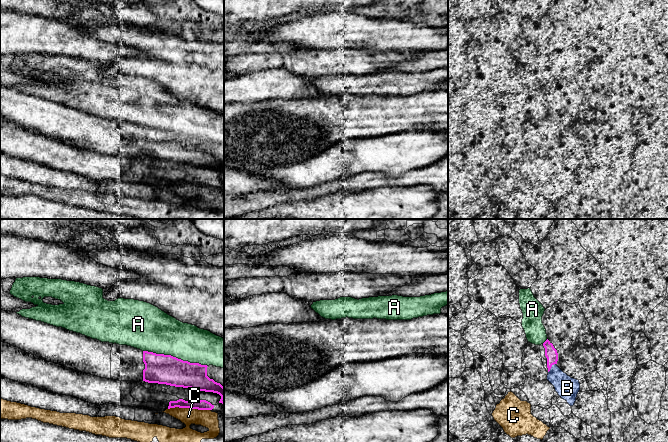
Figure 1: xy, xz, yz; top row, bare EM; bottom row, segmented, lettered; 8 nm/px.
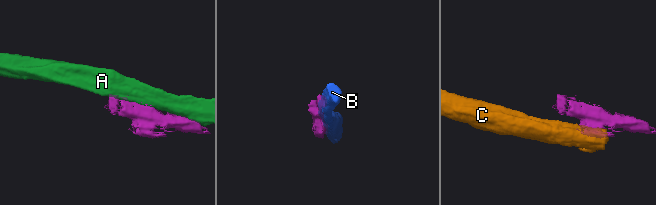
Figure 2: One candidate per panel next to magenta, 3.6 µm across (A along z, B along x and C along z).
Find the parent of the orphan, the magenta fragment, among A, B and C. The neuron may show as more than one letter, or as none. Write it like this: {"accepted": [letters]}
{"accepted": []}

